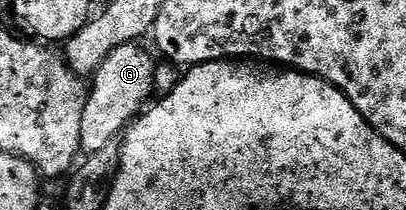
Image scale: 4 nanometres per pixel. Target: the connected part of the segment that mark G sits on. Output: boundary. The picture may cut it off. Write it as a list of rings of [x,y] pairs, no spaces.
[[[138,42],[116,46],[116,50],[112,50],[112,54],[109,54],[103,65],[94,72],[84,106],[84,118],[80,118],[80,146],[86,156],[102,150],[108,142],[118,140],[147,107],[151,99],[149,96],[155,95],[156,60],[153,55],[150,57],[142,46]]]

